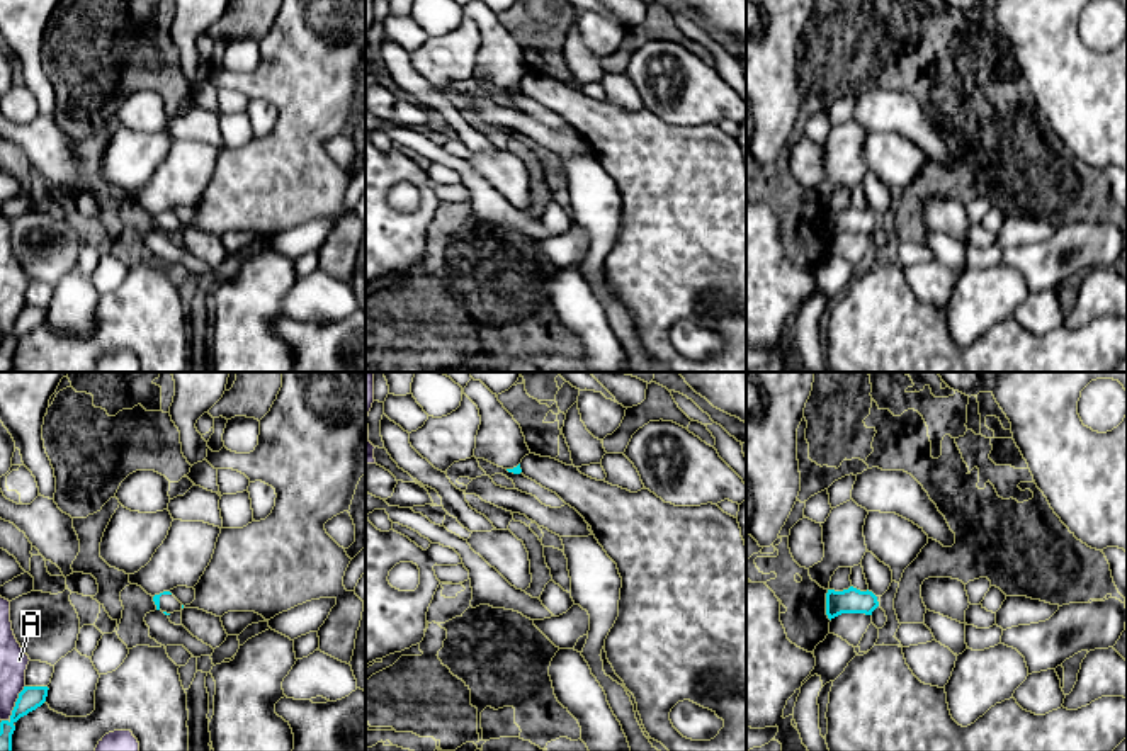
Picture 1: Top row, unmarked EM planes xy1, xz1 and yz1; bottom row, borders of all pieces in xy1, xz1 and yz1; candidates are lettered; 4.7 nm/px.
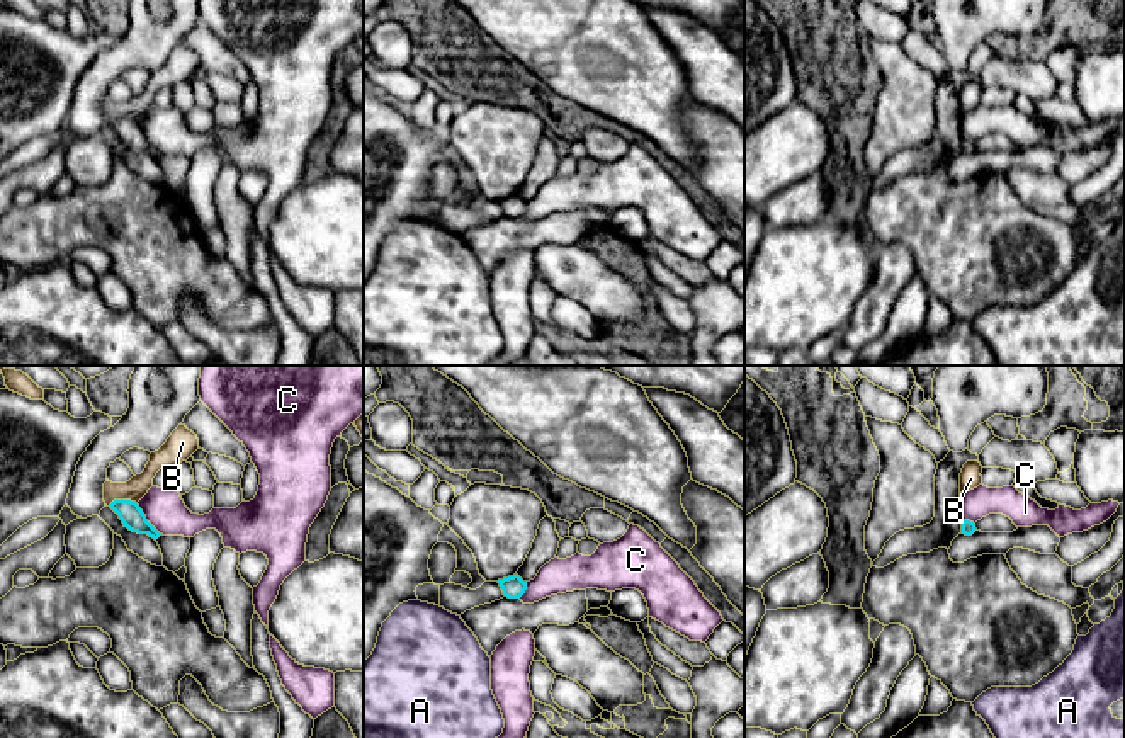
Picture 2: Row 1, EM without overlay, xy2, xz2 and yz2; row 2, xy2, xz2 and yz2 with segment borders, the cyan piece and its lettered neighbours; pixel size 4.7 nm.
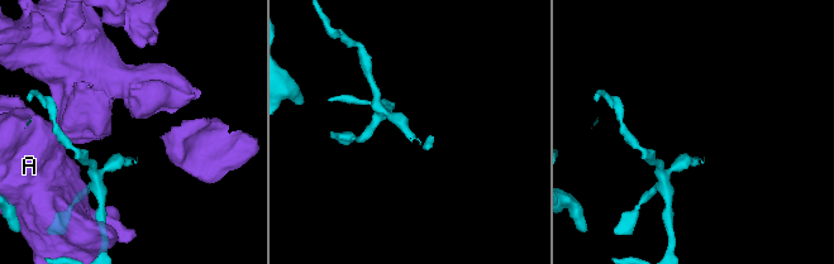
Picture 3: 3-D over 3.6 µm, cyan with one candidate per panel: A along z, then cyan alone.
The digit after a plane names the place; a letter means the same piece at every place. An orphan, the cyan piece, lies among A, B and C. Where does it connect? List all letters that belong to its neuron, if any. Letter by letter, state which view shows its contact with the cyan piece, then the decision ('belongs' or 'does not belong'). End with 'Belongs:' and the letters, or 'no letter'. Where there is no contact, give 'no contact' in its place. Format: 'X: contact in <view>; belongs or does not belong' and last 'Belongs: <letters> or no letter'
A: contact in xy1; does not belong
B: contact in xy2; does not belong
C: contact in xy2; does not belong
Belongs: no letter

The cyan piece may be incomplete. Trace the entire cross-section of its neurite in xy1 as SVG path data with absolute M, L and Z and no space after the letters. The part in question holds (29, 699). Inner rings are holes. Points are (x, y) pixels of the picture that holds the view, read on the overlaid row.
M24 686L8 720L0 722L0 751L12 751L15 722L46 702L48 686Z

